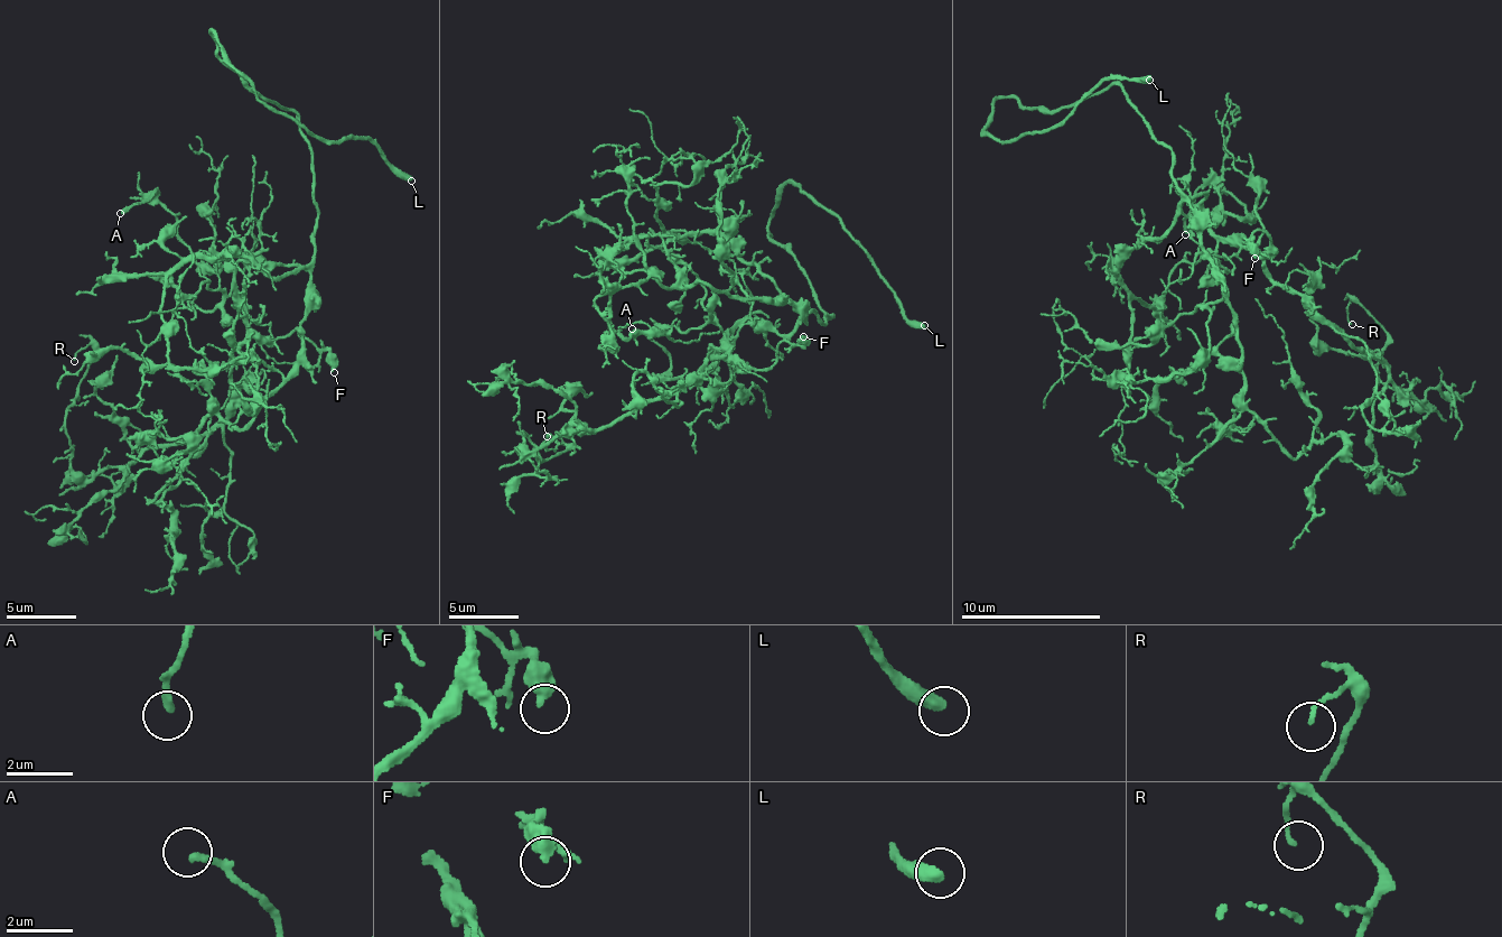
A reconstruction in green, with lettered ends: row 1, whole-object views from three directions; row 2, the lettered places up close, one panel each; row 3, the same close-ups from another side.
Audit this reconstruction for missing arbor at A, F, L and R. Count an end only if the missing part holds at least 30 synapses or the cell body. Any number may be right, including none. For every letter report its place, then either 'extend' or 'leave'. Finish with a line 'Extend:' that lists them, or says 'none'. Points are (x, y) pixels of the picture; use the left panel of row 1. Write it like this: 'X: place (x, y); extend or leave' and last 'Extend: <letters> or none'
A: place (120, 213); leave
F: place (334, 372); leave
L: place (411, 181); extend
R: place (74, 361); leave
Extend: L

